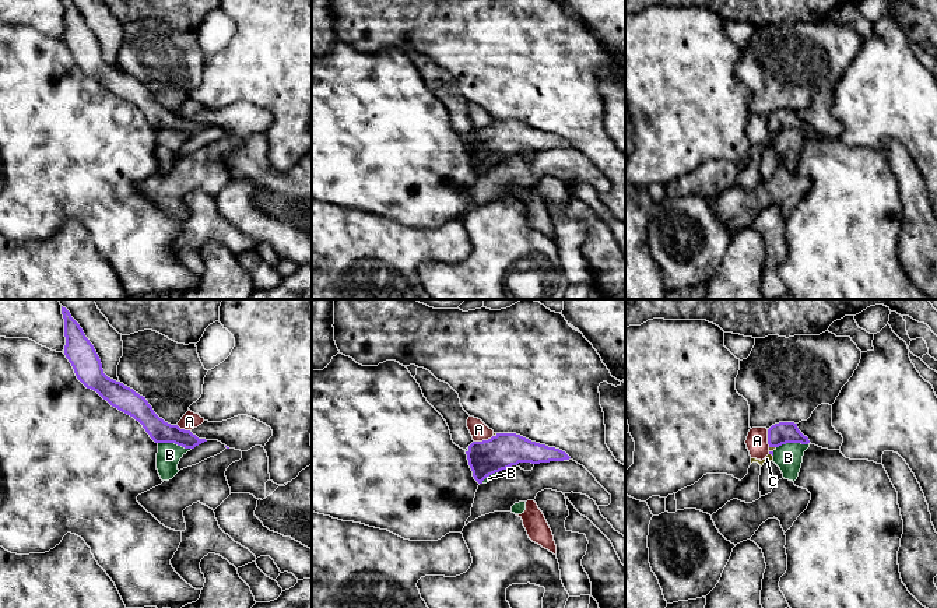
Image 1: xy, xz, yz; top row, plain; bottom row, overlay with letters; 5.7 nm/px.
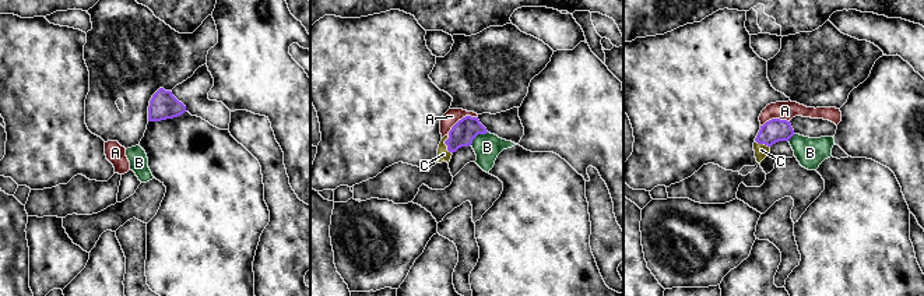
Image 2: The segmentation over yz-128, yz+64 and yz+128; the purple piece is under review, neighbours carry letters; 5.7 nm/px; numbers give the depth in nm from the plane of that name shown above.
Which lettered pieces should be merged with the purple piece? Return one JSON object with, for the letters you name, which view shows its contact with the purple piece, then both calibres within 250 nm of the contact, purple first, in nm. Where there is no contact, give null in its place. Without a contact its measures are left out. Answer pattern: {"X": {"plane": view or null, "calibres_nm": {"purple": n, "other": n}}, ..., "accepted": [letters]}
{"C": {"plane": "yz", "calibres_nm": {"purple": 20, "other": 30}}, "accepted": ["C"]}

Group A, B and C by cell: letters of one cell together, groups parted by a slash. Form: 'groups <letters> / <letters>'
groups A / B / C

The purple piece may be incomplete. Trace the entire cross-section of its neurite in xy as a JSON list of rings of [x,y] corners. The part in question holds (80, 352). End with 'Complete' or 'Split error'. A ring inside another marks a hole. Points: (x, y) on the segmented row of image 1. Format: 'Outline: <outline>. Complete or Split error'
Outline: [[[63,306],[62,314],[66,337],[64,355],[71,363],[77,379],[87,389],[96,391],[112,407],[138,421],[155,443],[175,443],[185,449],[194,449],[207,442],[206,439],[199,439],[190,430],[165,422],[154,412],[145,397],[123,383],[108,377],[103,373],[94,345],[85,337],[80,324]]]. Complete

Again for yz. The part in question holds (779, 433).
Outline: [[[779,422],[768,429],[769,454],[761,461],[751,458],[748,474],[740,481],[727,474],[706,474],[698,482],[666,498],[666,512],[696,509],[708,514],[716,513],[727,502],[738,499],[752,503],[761,498],[761,467],[773,460],[773,451],[786,443],[808,444],[794,422]]]. Split error

